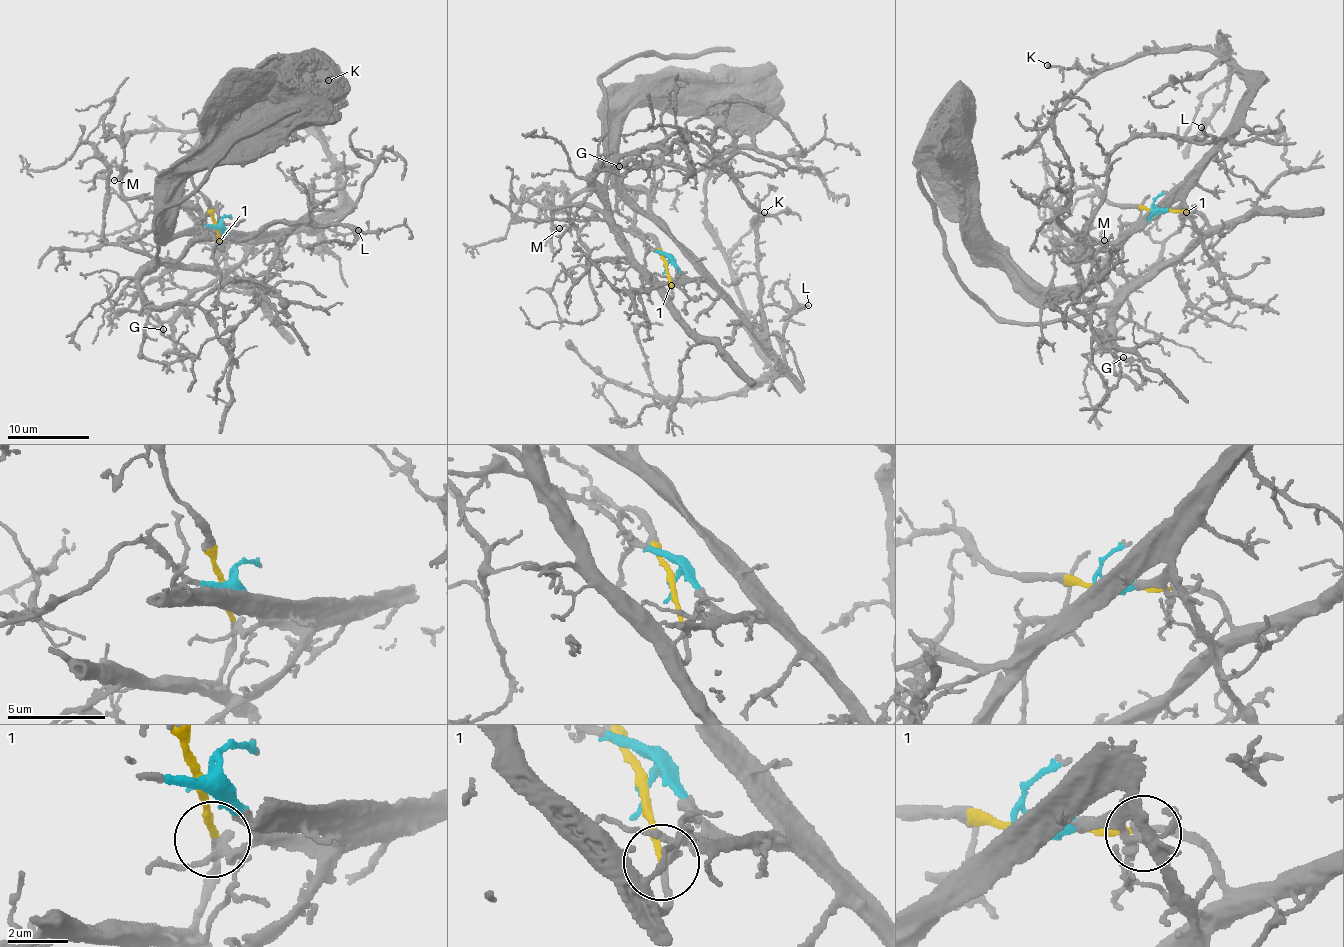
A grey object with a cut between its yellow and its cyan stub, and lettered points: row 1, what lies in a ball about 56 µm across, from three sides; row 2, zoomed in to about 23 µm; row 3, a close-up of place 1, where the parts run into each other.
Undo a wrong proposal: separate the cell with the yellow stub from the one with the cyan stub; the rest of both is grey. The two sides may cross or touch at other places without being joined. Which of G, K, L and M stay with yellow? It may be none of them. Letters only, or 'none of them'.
G

